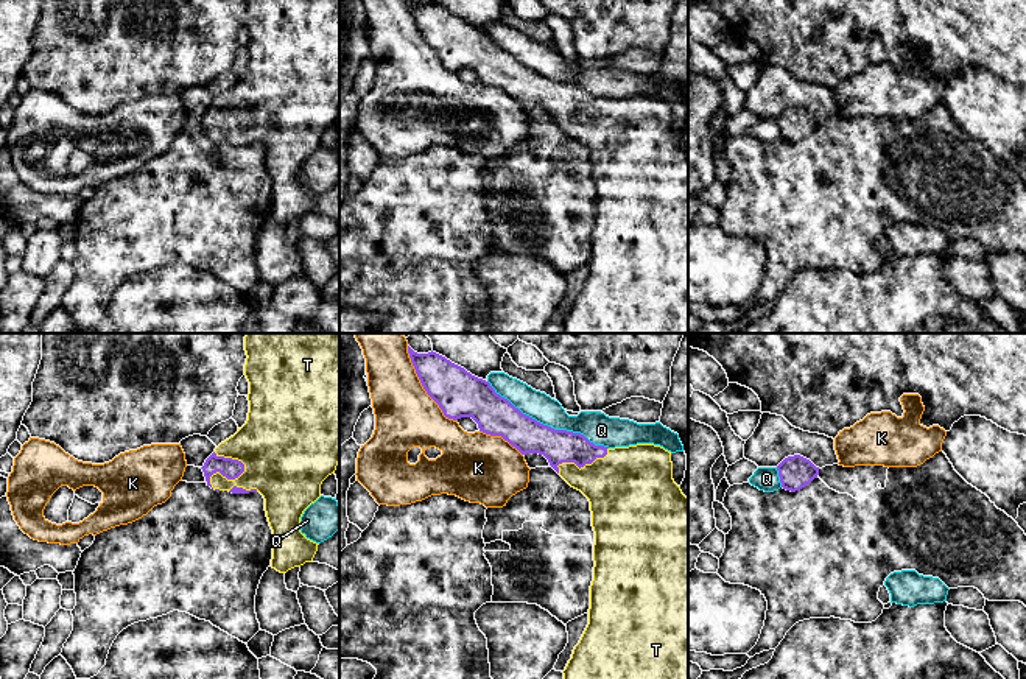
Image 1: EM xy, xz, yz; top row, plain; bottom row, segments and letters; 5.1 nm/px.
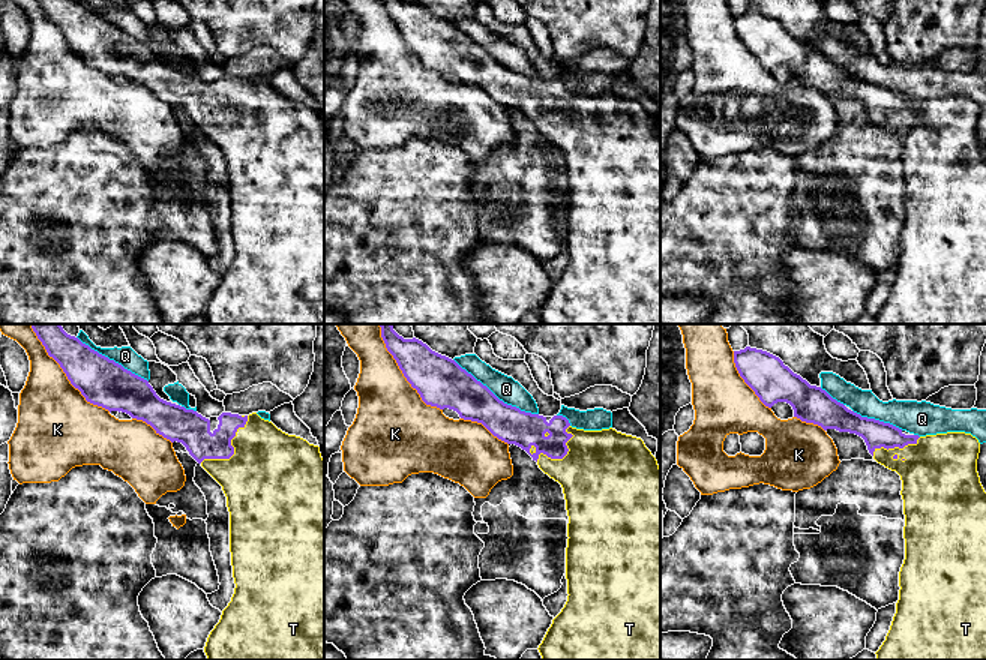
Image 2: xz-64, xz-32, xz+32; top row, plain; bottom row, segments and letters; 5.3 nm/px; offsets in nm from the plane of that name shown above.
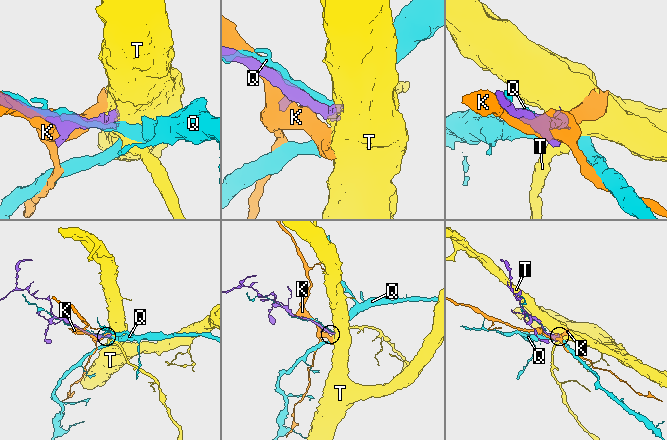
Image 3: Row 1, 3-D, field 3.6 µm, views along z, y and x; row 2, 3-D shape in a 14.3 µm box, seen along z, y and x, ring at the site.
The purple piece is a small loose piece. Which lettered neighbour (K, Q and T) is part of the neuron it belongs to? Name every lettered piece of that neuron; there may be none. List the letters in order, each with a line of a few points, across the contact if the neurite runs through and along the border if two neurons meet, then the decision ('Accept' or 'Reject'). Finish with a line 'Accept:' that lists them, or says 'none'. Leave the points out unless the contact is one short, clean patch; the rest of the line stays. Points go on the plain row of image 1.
K: Reject
Q: Reject
T: Accept
Accept: T

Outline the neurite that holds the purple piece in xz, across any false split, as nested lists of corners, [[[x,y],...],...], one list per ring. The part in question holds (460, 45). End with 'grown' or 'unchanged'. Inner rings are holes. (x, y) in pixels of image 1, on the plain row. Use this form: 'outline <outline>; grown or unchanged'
outline [[[408,0],[408,5],[423,40],[445,69],[472,69],[480,83],[501,87],[522,106],[543,106],[590,153],[595,218],[589,276],[562,322],[565,333],[688,333],[688,150],[673,131],[671,103],[654,95],[615,100],[595,97],[581,84],[554,81],[523,65],[497,45],[489,33],[433,2],[417,5]]]; grown

